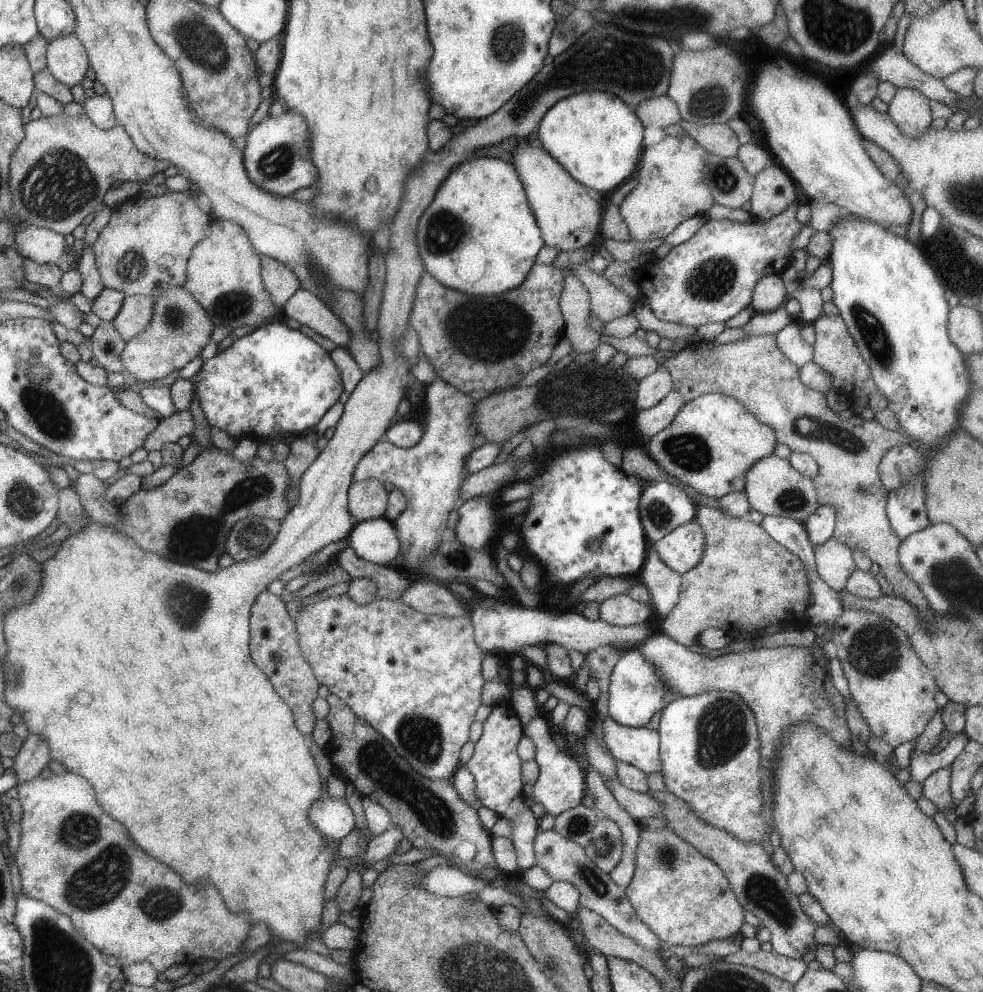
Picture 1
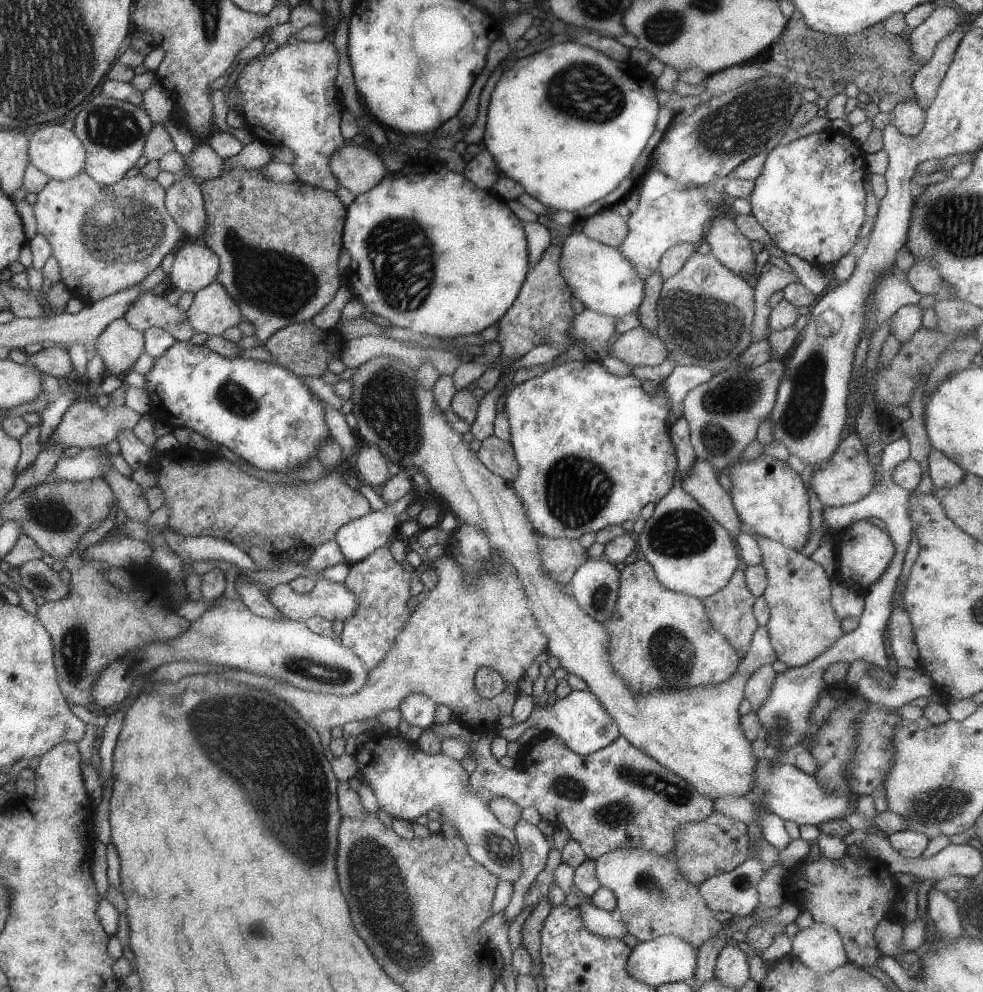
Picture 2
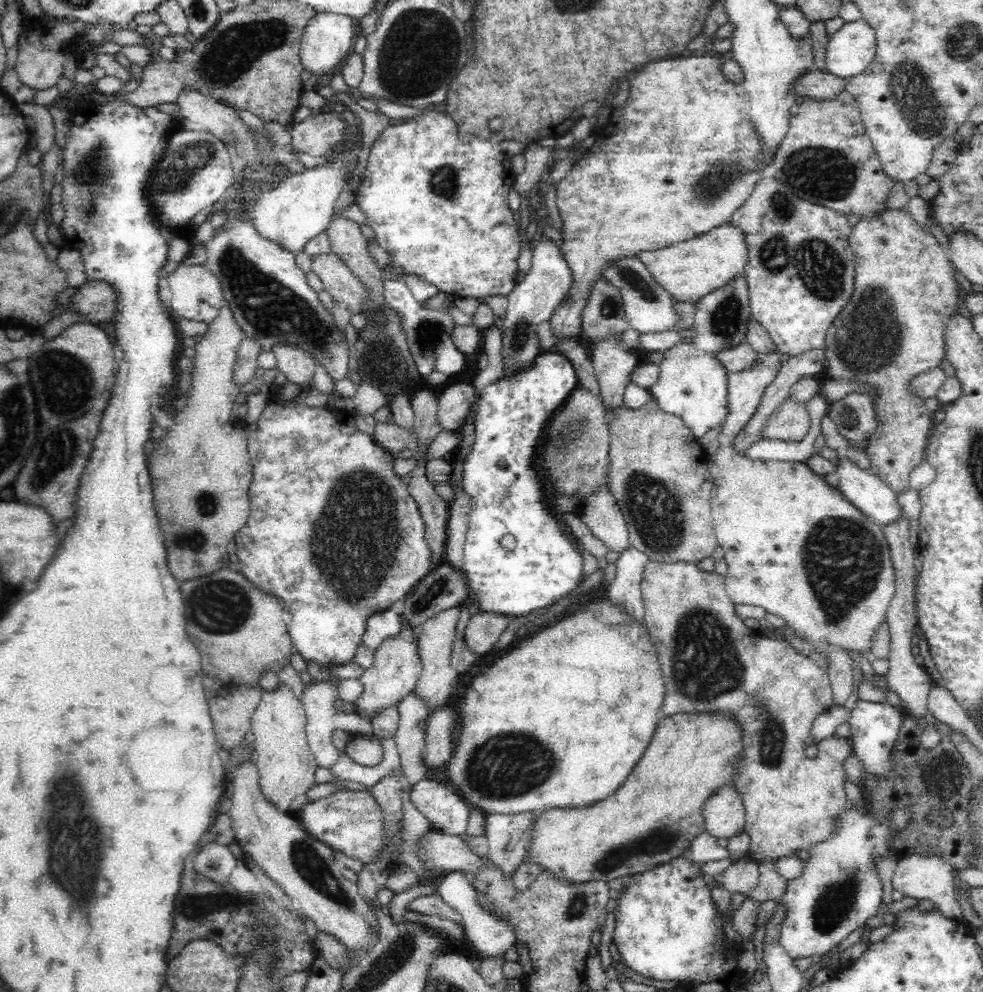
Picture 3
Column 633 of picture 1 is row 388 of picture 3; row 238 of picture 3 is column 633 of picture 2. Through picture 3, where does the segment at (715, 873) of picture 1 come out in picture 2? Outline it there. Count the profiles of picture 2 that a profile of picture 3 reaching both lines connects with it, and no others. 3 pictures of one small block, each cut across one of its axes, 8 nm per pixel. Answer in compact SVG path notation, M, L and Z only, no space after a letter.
M615 849L603 853L593 862L598 883L615 895L615 913L626 933L634 936L637 942L675 935L692 947L699 948L721 929L720 922L715 919L715 912L699 896L695 884L679 872L673 861L665 860L660 853L641 849Z

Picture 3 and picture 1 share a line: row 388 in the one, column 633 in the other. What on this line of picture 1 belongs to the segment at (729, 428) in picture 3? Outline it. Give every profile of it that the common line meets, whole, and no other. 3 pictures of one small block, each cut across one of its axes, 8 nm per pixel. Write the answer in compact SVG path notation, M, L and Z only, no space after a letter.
M607 716L601 722L604 748L616 760L632 764L645 774L662 768L658 732L645 727L626 727Z

